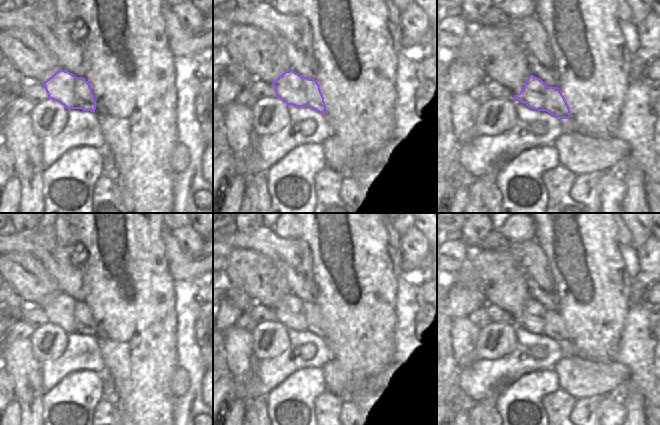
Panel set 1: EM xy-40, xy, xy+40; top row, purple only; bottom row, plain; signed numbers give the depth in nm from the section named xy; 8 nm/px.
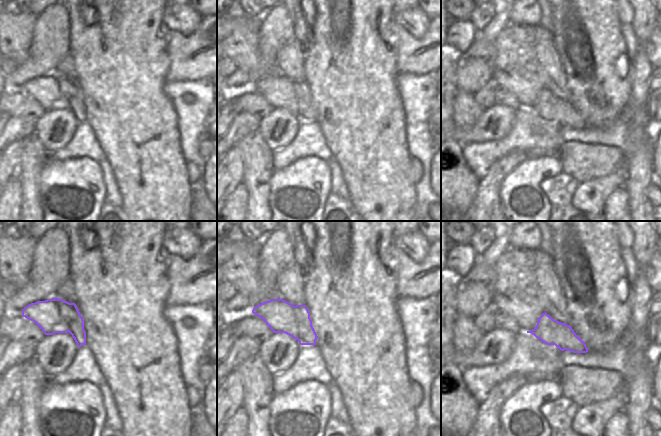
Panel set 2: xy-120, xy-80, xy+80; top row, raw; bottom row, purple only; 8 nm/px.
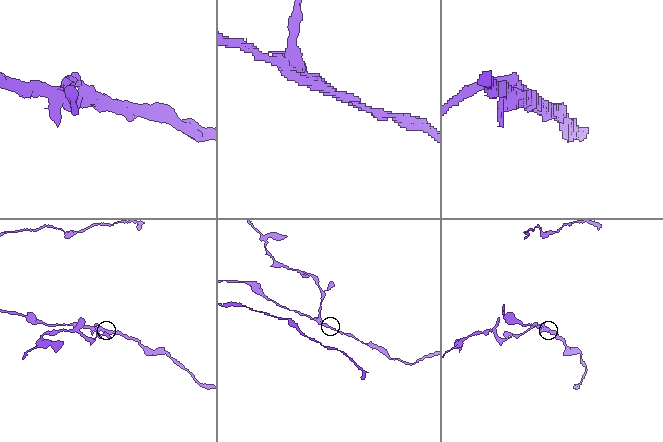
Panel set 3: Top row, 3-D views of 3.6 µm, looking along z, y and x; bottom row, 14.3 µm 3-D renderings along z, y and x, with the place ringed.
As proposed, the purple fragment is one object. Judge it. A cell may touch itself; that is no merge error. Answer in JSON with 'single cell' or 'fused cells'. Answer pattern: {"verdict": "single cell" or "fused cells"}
{"verdict": "fused cells"}

